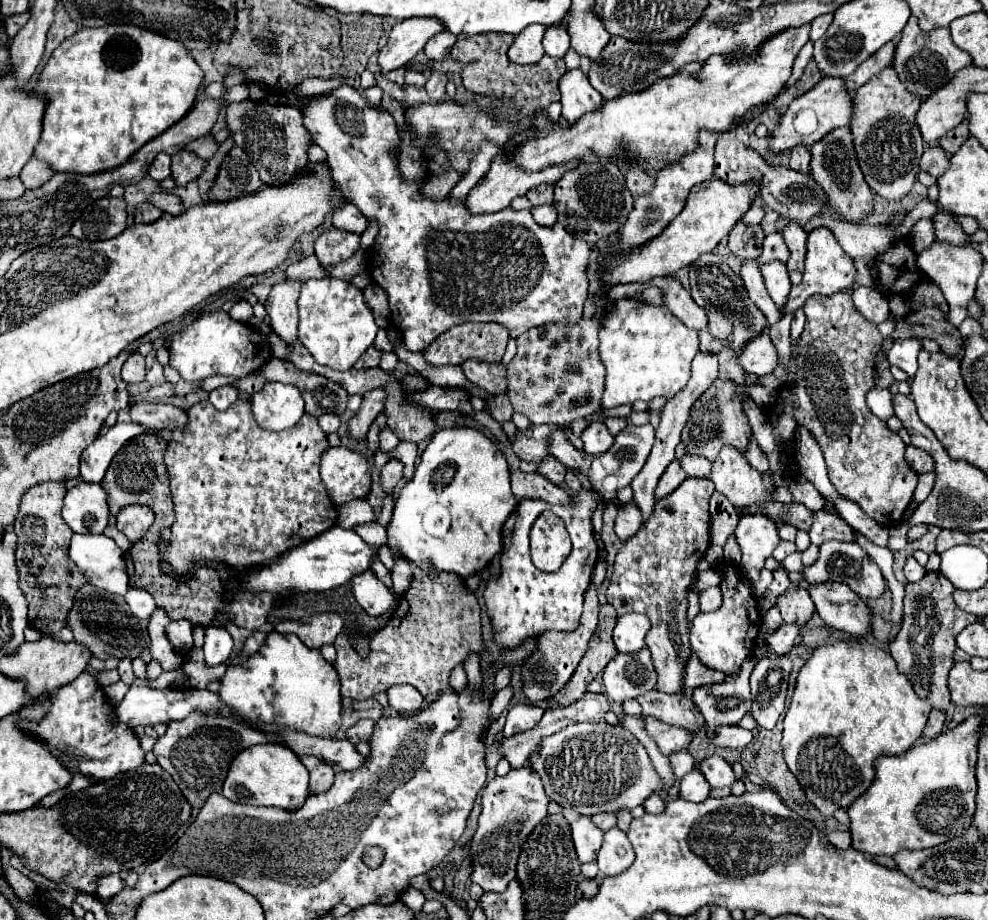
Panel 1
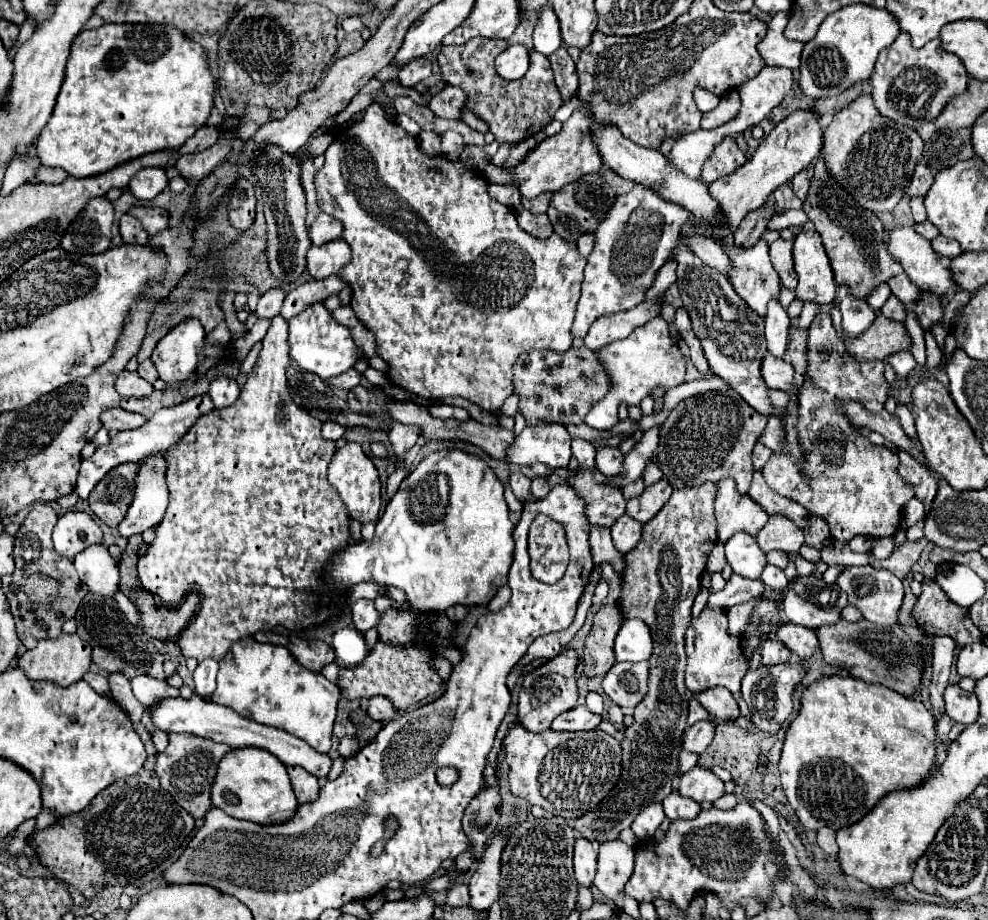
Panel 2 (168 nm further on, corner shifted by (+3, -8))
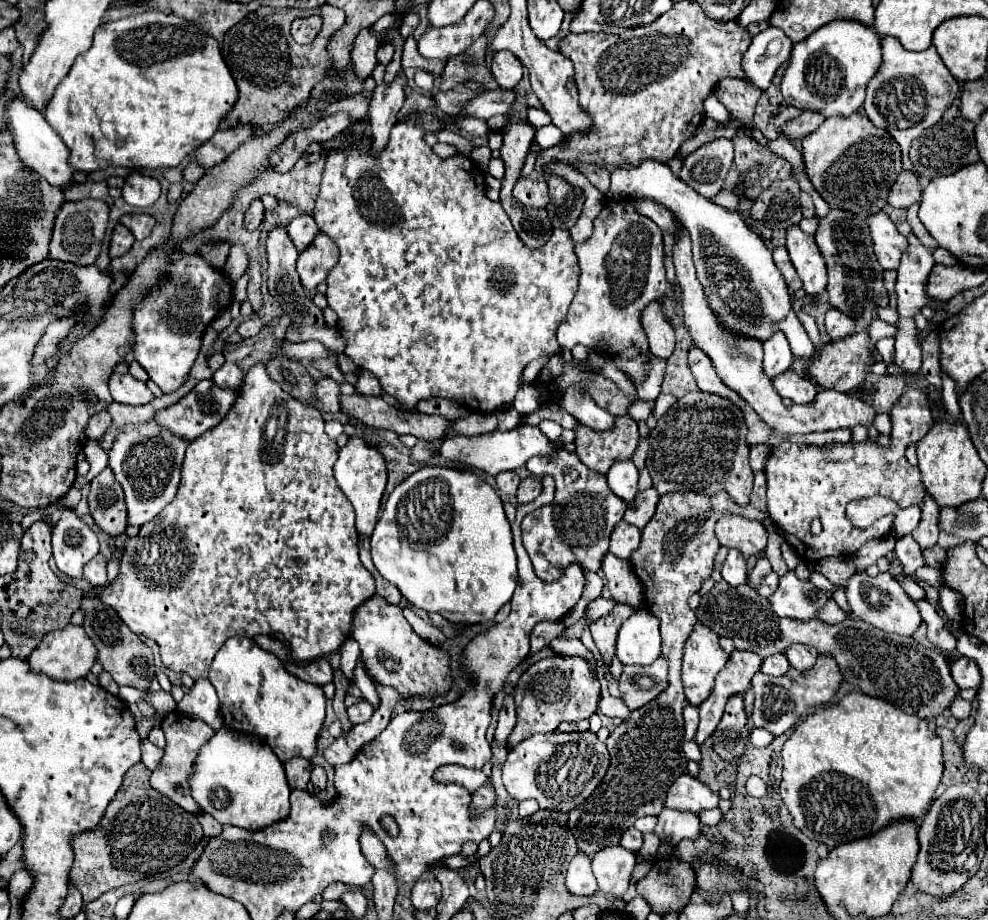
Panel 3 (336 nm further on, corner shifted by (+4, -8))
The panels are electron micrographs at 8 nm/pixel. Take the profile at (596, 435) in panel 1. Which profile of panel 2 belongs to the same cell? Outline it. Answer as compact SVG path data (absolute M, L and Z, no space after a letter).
M617 447L599 449L595 455L595 463L603 475L611 475L611 477L623 475L623 453Z

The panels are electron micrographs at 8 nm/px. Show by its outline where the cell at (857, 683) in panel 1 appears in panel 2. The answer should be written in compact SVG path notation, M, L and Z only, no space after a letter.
M833 675L833 677L821 677L815 685L811 685L801 699L801 709L799 715L793 719L793 723L787 729L785 735L785 745L781 751L781 761L779 761L779 771L781 771L781 781L783 781L783 791L787 795L789 805L793 807L793 811L797 813L801 825L809 831L817 831L821 827L831 827L835 831L851 827L853 823L857 823L859 819L863 819L863 815L867 815L871 811L871 807L875 807L885 795L893 793L893 791L901 791L901 789L911 789L911 787L919 787L927 781L927 777L931 775L931 769L935 767L935 719L931 715L931 711L919 701L919 699L903 699L903 695L895 695L895 691L887 691L887 687L879 687L879 685L869 685L863 683L859 679L851 679L851 677L841 677L841 675Z

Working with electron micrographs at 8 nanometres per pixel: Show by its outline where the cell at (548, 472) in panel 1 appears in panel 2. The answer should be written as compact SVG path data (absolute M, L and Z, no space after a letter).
M535 477L533 483L531 483L531 495L533 495L535 499L543 499L543 495L547 495L549 489L551 489L551 487L549 487L547 479L543 479L543 477Z

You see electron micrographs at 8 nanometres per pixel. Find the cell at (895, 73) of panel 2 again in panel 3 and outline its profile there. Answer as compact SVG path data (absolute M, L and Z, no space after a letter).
M884 37L882 57L884 61L866 89L864 113L876 127L886 129L900 143L902 153L906 155L912 139L916 139L922 131L940 121L944 111L958 97L960 85L950 75L948 67L942 63L934 47L928 47L920 53L910 53L898 43L898 39Z

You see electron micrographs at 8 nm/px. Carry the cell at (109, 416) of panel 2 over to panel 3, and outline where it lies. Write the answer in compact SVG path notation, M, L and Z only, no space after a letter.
M98 411L90 417L90 423L86 427L86 435L88 439L100 439L106 429L112 425L112 415L108 411Z

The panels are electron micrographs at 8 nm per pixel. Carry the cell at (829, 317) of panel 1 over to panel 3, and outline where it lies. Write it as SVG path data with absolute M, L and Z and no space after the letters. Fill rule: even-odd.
M908 389L892 407L892 445L882 447L876 442L826 443L826 445L794 445L788 439L772 447L764 473L770 517L784 531L786 541L796 547L796 553L810 561L824 557L852 555L864 543L884 537L892 531L894 515L880 517L868 529L856 529L846 517L846 505L854 499L882 495L898 503L900 509L918 505L926 495L918 467L912 467L904 451L908 445L922 439L932 425L930 407L922 389ZM812 519L822 519L824 531L812 535Z

